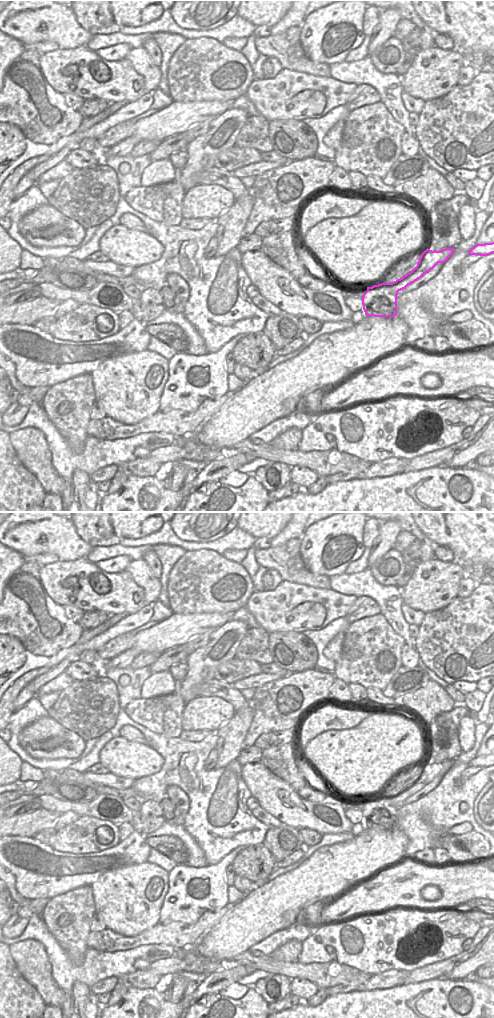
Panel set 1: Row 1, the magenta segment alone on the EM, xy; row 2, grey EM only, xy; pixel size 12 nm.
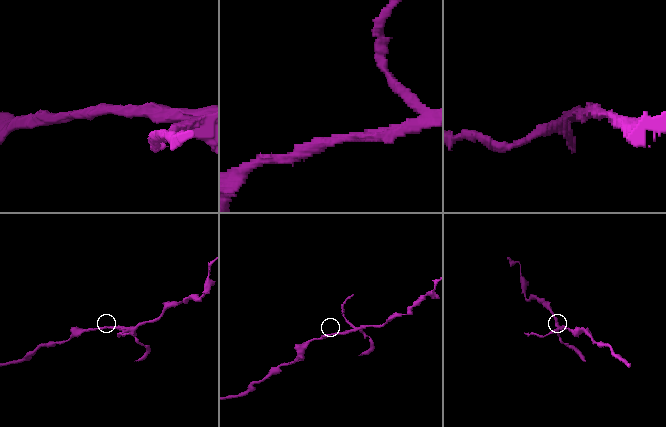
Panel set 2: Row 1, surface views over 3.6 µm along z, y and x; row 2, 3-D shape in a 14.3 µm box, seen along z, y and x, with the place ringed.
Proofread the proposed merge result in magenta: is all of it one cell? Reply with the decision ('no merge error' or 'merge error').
merge error

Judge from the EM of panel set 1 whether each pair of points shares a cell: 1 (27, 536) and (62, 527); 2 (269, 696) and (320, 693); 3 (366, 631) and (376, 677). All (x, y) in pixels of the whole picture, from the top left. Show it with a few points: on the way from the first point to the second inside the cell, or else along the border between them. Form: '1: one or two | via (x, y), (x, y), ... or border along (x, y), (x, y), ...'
1: one | via (36, 531), (53, 531)
2: one | via (282, 697), (302, 697), (307, 693)
3: one | via (369, 642), (373, 666)

